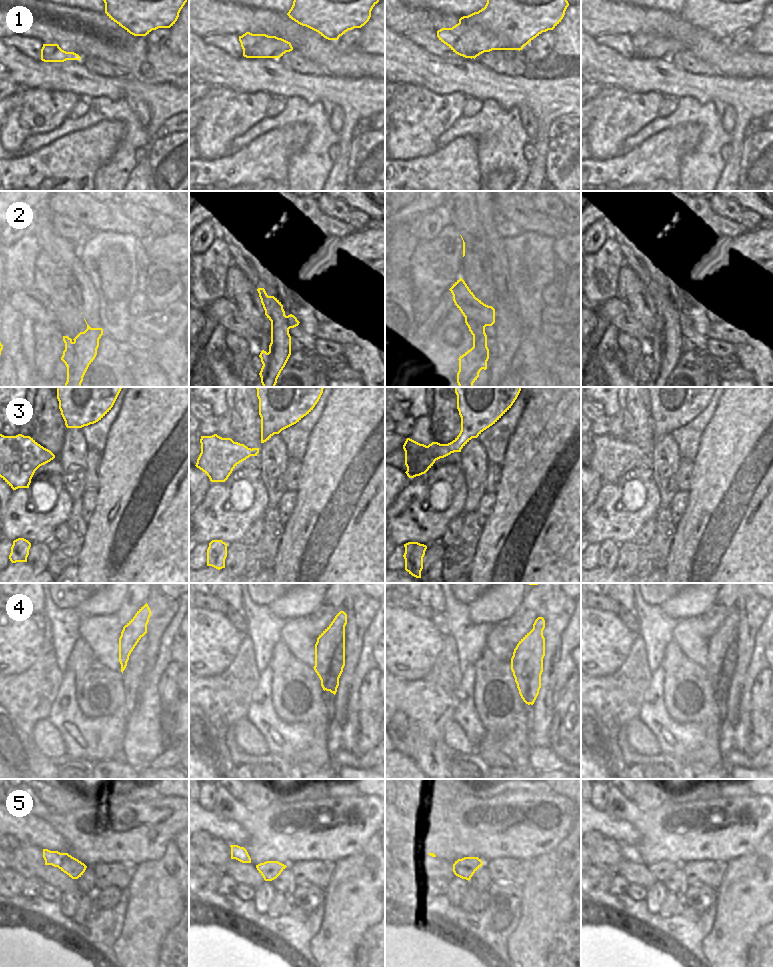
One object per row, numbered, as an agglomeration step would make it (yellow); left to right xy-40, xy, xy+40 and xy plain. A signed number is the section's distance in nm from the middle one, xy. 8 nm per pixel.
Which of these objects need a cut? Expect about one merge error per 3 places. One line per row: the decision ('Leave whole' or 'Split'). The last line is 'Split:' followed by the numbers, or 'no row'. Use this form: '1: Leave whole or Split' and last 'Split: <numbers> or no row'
1: Leave whole
2: Split
3: Split
4: Split
5: Split
Split: 2, 3, 4, 5

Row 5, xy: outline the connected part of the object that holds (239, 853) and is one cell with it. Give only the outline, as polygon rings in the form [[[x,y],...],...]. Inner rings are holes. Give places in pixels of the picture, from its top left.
[[[231,847],[231,859],[236,859],[242,863],[251,863],[251,858],[244,847]]]

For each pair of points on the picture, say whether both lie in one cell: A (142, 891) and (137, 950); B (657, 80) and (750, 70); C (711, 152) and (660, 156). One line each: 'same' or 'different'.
A: same
B: different
C: different

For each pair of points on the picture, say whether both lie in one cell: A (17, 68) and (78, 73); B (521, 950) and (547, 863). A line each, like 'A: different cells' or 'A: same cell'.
A: same cell
B: same cell

